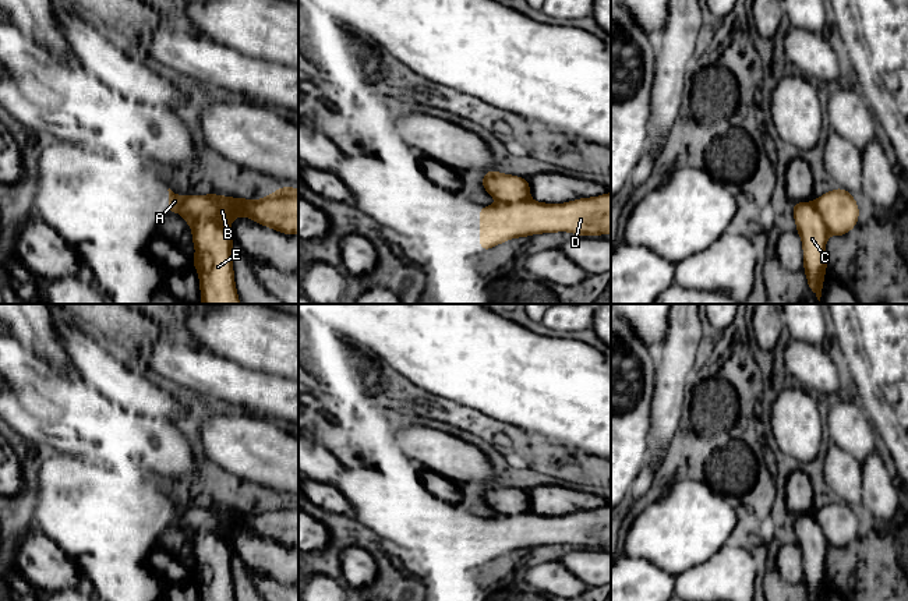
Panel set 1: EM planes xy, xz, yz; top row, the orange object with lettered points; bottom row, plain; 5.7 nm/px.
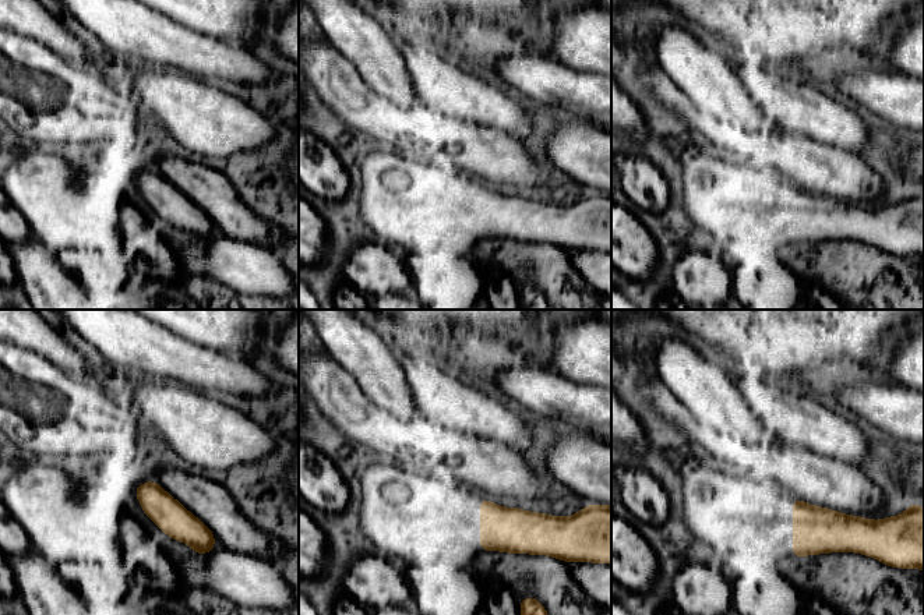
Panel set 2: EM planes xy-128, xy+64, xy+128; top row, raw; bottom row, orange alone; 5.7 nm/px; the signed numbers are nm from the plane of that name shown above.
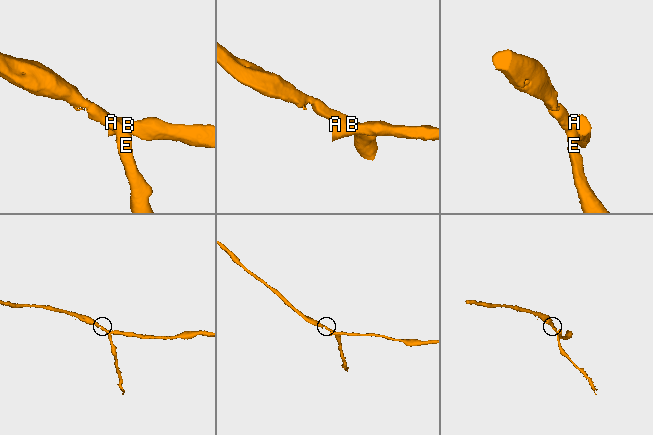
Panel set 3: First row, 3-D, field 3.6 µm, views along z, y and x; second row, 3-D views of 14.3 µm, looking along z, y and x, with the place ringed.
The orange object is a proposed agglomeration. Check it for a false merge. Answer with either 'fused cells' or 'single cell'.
fused cells

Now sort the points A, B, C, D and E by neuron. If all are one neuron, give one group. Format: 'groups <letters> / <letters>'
groups A B D / C E

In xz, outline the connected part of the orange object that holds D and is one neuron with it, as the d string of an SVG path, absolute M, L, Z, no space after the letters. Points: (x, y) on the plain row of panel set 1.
M611 505L561 517L501 515L480 519L480 562L530 547L570 544L576 548L611 547Z

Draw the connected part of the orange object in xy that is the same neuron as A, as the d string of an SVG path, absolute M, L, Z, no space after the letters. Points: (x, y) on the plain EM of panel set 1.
M280 499L259 513L215 506L181 509L170 501L167 503L167 526L179 524L187 535L202 531L230 542L234 530L248 528L283 547L298 547L298 501Z

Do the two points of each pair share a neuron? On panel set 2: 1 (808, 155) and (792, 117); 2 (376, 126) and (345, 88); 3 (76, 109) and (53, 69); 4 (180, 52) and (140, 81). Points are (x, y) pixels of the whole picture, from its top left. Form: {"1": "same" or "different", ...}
{"1": "different", "2": "same", "3": "same", "4": "different"}

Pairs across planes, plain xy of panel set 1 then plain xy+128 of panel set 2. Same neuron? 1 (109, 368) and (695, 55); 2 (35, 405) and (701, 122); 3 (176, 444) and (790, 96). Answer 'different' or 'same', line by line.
1: different
2: same
3: different

